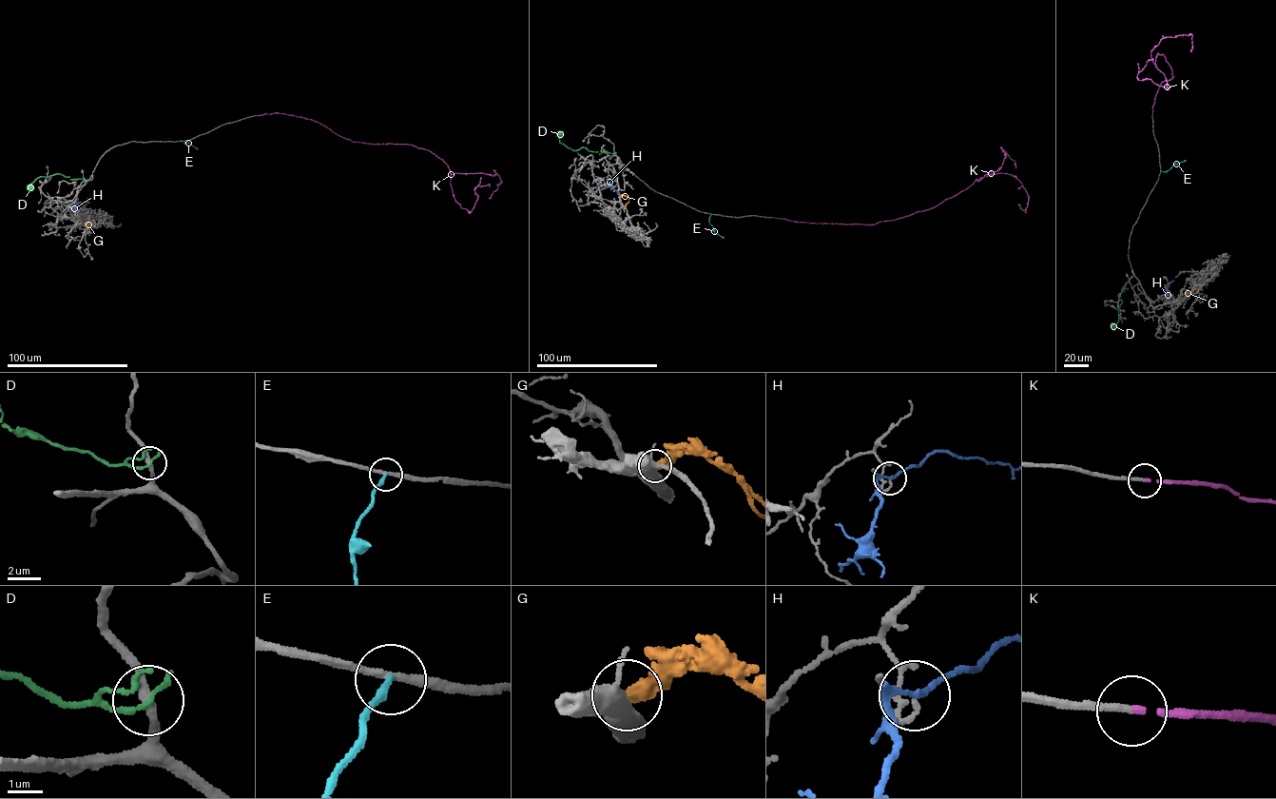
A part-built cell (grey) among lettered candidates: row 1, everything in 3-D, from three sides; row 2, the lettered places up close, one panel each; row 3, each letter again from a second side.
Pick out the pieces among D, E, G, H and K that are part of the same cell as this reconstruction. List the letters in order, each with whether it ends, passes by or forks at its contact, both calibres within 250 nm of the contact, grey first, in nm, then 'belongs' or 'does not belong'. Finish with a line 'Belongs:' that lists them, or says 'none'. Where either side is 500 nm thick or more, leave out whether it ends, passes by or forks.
D: it ends | 240/200 nm | does not belong
E: it ends | 200/220 nm | does not belong
G: 550/440 nm | does not belong
H: it forks | 140/110 nm | does not belong
K: it ends | 200/150 nm | belongs
Belongs: K

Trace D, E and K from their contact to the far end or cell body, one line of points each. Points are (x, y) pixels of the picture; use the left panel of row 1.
D: (86, 181), (57, 174), (41, 176), (29, 186), (33, 186)
E: (186, 141), (183, 143), (198, 149)
K: (259, 115), (297, 116), (352, 141), (428, 149), (448, 165), (454, 201), (470, 212), (475, 187), (490, 185)

